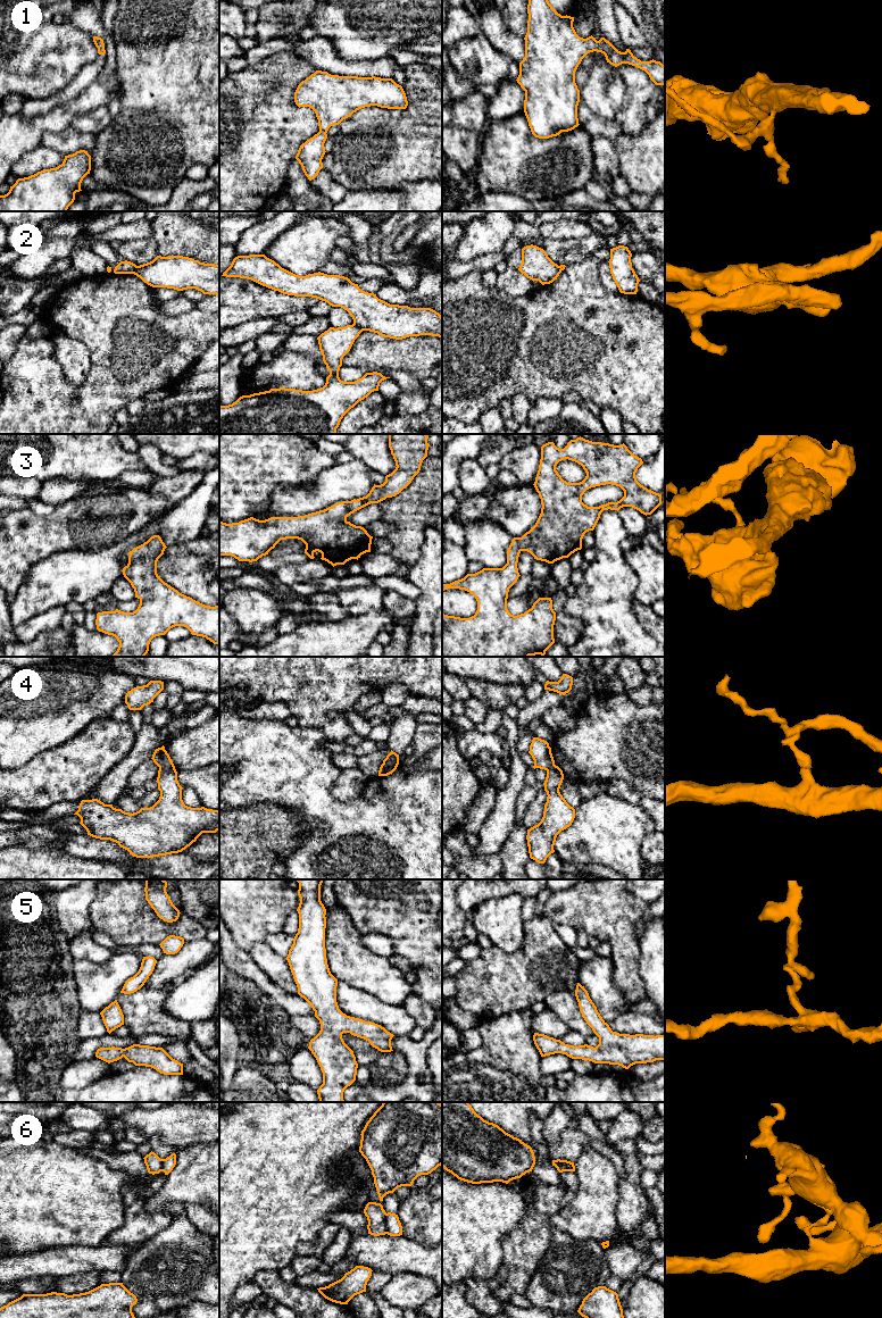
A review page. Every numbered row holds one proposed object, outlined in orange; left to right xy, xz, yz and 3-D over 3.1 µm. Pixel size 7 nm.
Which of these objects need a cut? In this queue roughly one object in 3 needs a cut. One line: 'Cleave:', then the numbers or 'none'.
Cleave: 2, 4, 6

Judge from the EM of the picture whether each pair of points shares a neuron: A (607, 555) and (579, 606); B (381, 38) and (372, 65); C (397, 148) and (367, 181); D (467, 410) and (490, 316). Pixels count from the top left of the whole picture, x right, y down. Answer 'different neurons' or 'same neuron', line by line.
A: same neuron
B: different neurons
C: same neuron
D: same neuron

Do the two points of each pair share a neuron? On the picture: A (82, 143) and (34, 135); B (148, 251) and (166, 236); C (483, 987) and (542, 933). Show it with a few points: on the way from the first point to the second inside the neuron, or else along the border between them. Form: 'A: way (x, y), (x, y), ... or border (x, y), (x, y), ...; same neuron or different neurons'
A: border (68, 127), (58, 133), (44, 133), (41, 142); different neurons
B: border (151, 238), (156, 244), (157, 255); different neurons
C: way (499, 982), (532, 949); same neuron

